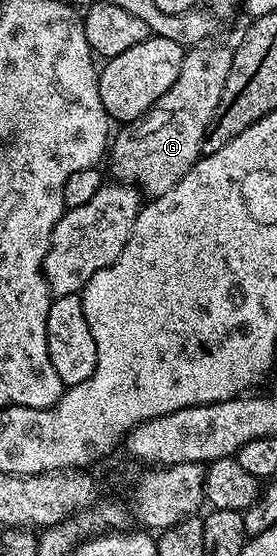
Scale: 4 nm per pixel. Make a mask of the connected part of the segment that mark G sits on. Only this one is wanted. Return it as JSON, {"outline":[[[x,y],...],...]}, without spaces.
{"outline":[[[203,44],[186,50],[184,60],[180,64],[180,76],[176,76],[176,84],[160,96],[157,106],[134,122],[127,122],[122,130],[113,135],[108,147],[108,163],[110,162],[111,179],[119,183],[137,188],[147,199],[159,198],[168,192],[189,172],[199,158],[203,157],[202,142],[206,138],[206,132],[210,128],[210,122],[214,118],[214,109],[220,104],[220,96],[224,92],[224,84],[230,75],[232,68],[233,49],[226,46],[212,46]]]}

